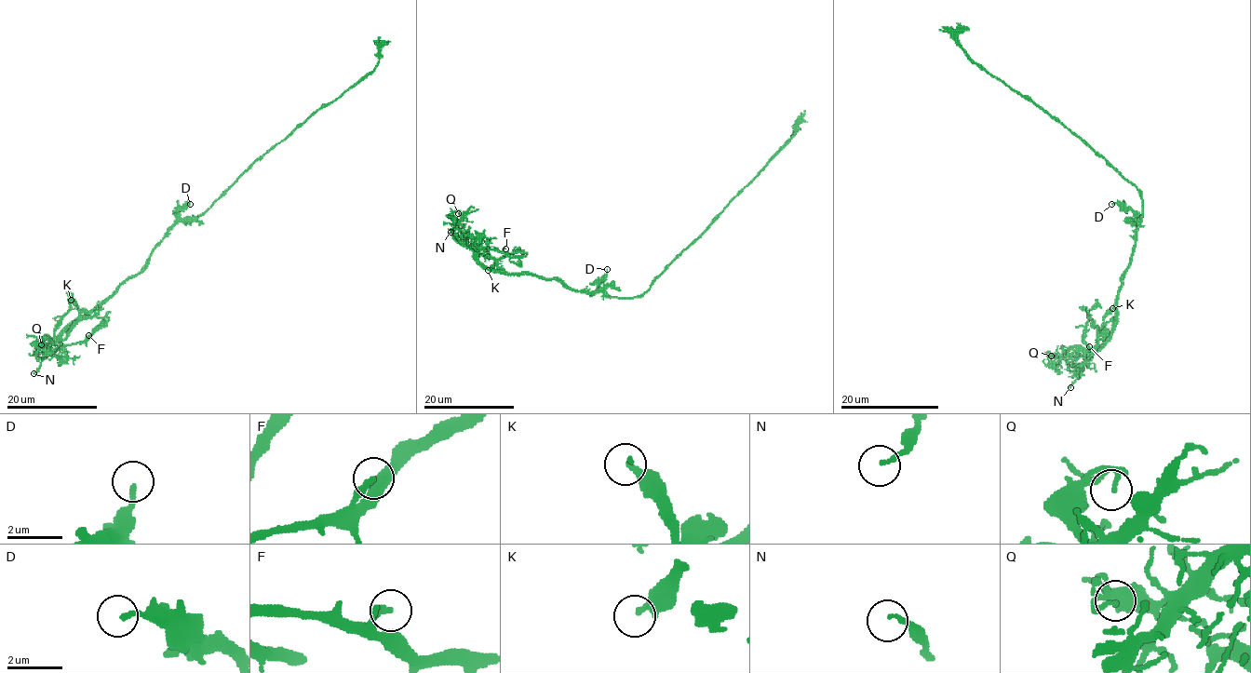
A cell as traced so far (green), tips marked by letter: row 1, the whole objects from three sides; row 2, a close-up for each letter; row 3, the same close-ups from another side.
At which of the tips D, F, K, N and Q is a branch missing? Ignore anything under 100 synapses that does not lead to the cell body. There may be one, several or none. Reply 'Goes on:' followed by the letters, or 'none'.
Goes on: N

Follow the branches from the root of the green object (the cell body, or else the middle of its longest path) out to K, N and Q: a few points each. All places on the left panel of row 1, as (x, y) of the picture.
K: (219, 198), (203, 212), (180, 221), (154, 250), (149, 262), (89, 311), (80, 314), (71, 300)
N: (219, 198), (203, 212), (180, 221), (140, 272), (54, 339), (47, 356), (33, 373)
Q: (219, 198), (203, 212), (180, 221), (140, 272), (77, 318), (57, 339), (45, 337), (35, 344), (41, 344)

